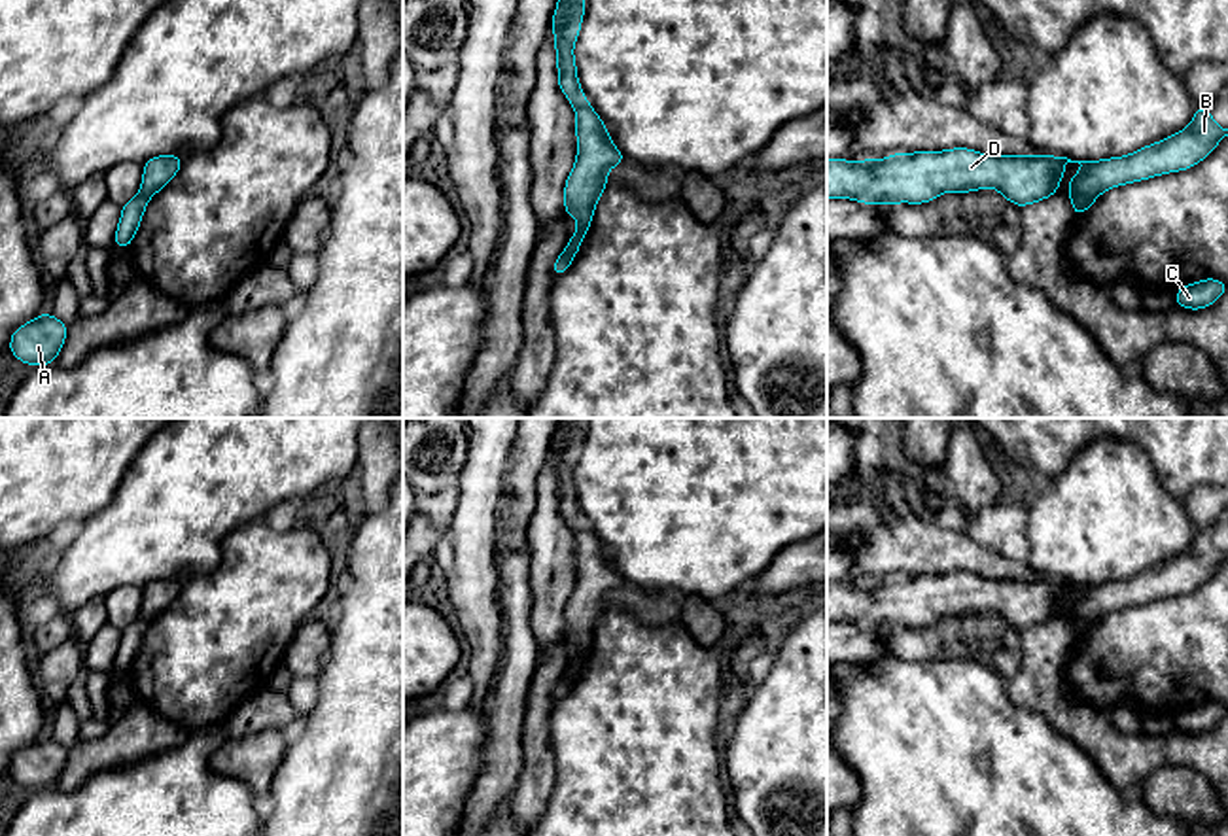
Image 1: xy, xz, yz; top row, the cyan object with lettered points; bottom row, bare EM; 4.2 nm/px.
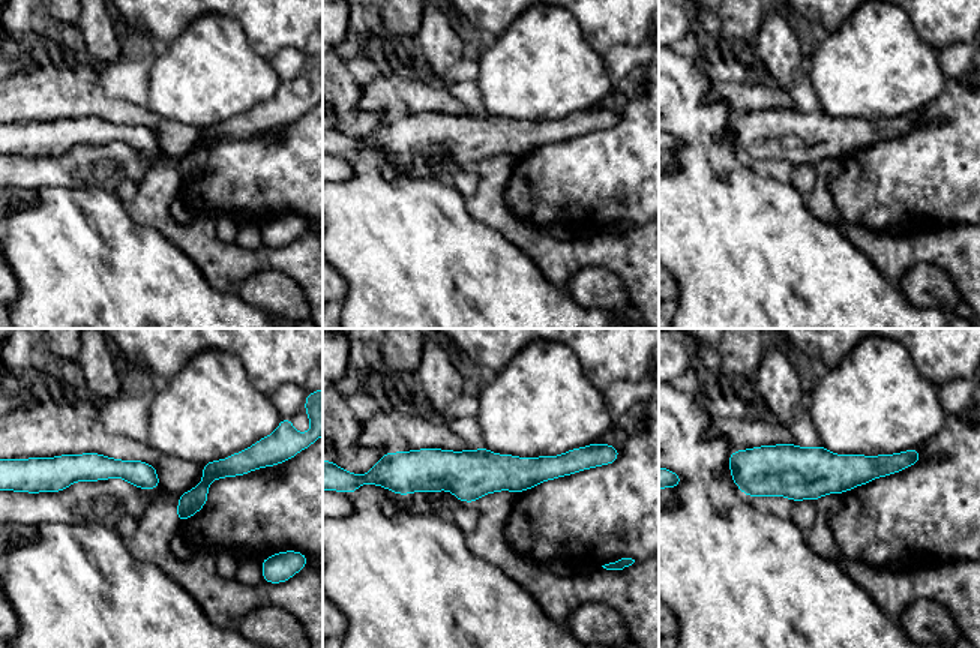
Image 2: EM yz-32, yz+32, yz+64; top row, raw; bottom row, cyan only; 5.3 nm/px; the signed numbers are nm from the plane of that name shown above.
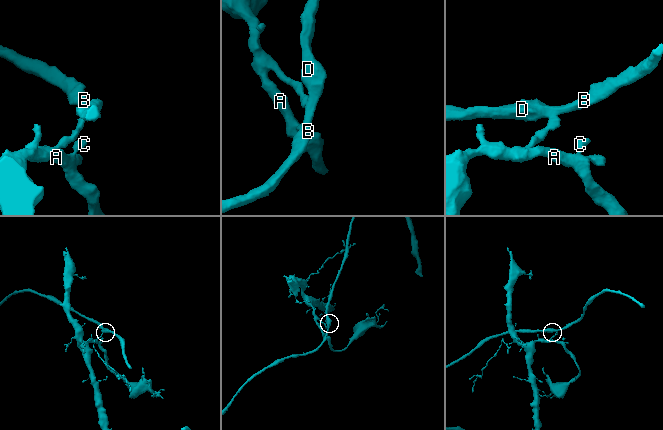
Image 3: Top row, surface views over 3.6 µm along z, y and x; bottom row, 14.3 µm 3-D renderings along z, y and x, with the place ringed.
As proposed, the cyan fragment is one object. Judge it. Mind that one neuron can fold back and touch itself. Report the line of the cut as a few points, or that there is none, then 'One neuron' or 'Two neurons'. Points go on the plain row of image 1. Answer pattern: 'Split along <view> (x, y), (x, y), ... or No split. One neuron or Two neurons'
Split along yz (1096, 619), (1087, 619), (1073, 626). Two neurons

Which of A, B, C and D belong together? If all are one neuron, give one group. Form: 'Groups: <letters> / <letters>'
Groups: A C / B D

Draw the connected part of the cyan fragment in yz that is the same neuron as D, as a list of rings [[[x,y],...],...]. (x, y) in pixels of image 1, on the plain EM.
[[[1207,530],[1196,531],[1190,549],[1156,567],[1149,567],[1132,579],[1109,581],[1101,584],[1071,584],[1067,581],[1039,579],[986,579],[971,571],[952,571],[944,575],[891,577],[884,584],[827,583],[827,622],[851,622],[863,628],[891,630],[897,626],[925,628],[940,617],[969,617],[984,611],[997,613],[1009,626],[1024,632],[1031,626],[1058,618],[1058,605],[1067,586],[1079,586],[1080,594],[1069,605],[1067,620],[1075,626],[1097,620],[1111,611],[1143,605],[1154,600],[1188,594],[1202,586],[1228,552],[1220,552]]]

